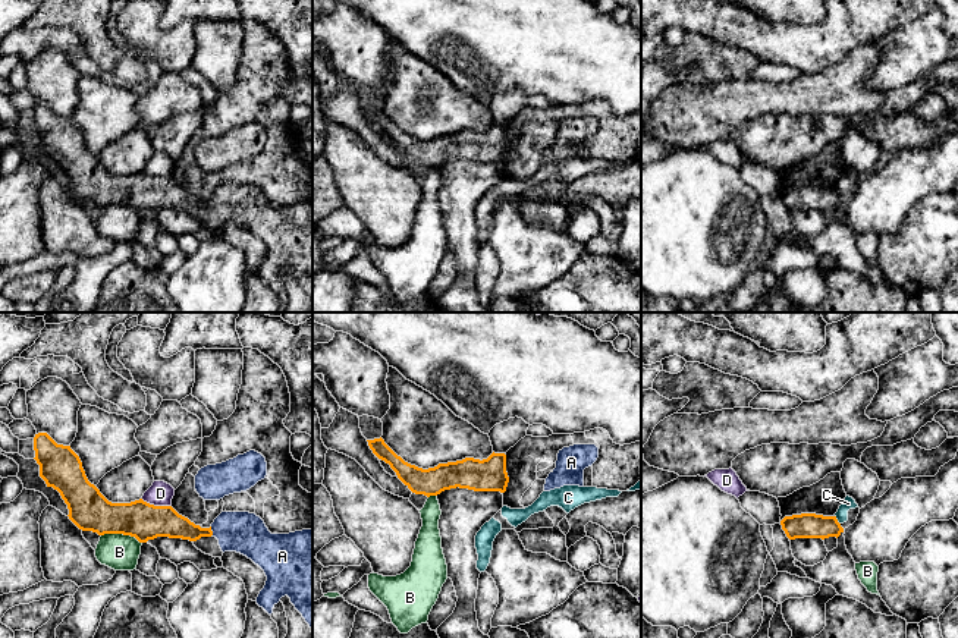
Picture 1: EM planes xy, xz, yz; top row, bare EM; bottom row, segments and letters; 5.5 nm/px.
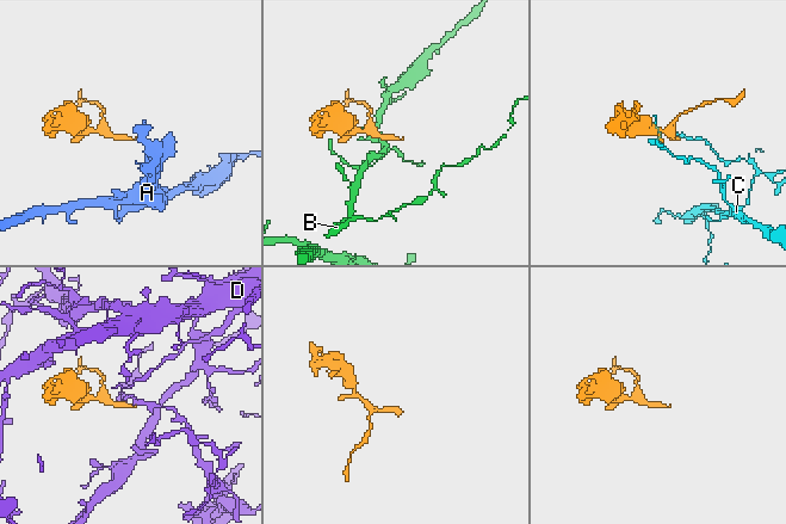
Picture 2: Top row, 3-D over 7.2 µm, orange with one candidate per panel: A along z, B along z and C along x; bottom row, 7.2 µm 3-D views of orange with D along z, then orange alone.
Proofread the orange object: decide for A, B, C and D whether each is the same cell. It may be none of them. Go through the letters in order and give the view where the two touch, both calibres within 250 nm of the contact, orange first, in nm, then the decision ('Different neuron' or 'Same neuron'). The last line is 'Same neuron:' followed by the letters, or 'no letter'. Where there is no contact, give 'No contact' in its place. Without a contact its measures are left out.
A: Touches orange in xy. Thickness 160 nm (orange) against 220 nm. Same neuron
B: Touches orange in xy. Thickness 220 nm (orange) against 200 nm. Different neuron
C: Touches orange in yz. Thickness 140 nm (orange) against 70 nm. Different neuron
D: Touches orange in xy. Thickness 200 nm (orange) against 140 nm. Different neuron
Same neuron: A

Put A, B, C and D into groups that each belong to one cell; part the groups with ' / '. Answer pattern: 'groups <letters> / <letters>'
groups A / B / C / D

